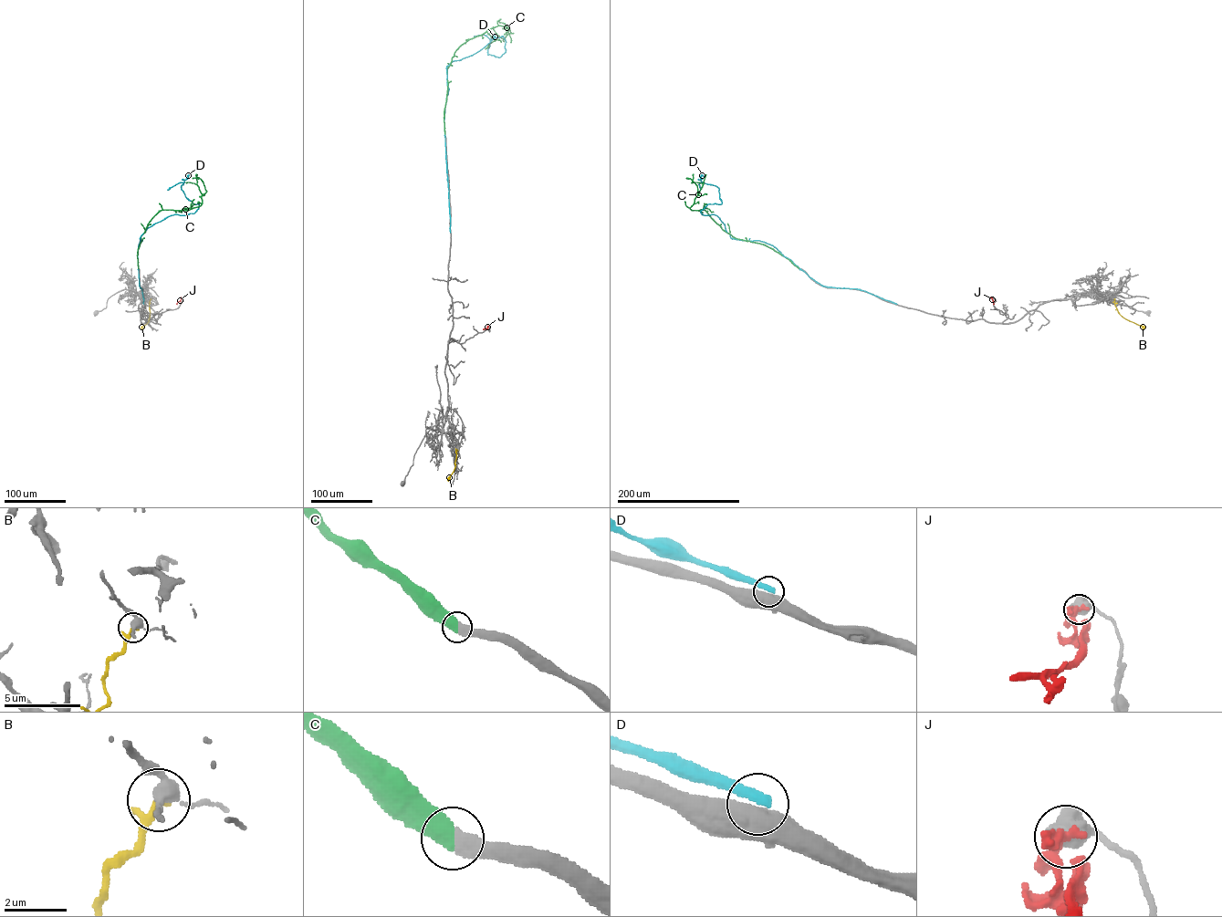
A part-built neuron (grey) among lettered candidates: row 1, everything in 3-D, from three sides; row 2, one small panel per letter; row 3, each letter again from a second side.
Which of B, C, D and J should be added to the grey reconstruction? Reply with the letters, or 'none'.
C

